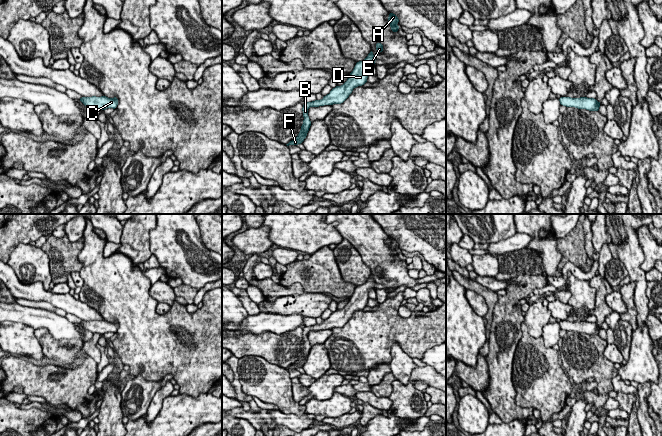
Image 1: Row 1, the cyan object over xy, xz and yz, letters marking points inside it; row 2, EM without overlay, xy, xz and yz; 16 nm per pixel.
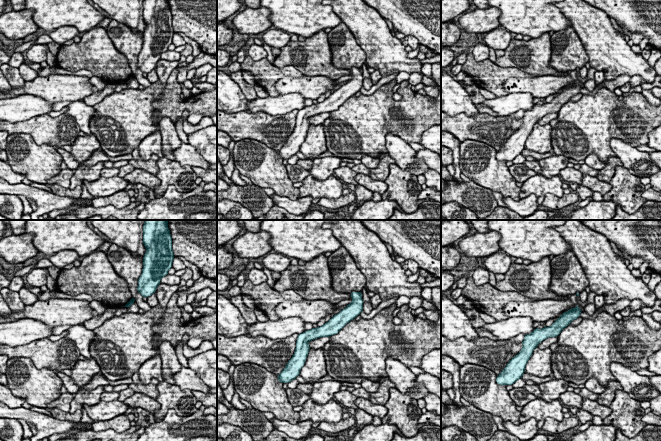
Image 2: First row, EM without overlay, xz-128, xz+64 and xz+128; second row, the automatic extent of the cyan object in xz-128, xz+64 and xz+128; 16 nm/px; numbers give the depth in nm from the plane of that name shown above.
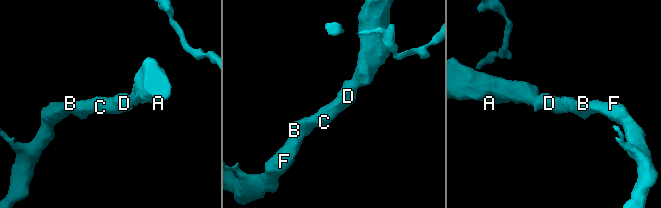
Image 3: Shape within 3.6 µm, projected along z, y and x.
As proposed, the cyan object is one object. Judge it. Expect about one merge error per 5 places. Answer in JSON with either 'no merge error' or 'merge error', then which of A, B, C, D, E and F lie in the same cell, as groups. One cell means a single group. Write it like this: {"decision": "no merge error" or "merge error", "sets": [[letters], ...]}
{"decision": "no merge error", "sets": [["A", "B", "C", "D", "E", "F"]]}

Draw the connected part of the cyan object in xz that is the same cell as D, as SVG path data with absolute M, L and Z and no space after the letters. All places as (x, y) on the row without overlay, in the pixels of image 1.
M371 274L363 285L356 286L353 295L350 297L349 302L343 309L333 312L329 318L323 321L322 324L315 324L308 327L305 326L302 332L304 344L301 350L301 355L296 362L286 369L297 370L298 368L303 367L303 364L306 362L312 348L308 340L308 333L311 330L319 331L324 329L331 330L332 328L342 328L349 321L354 312L363 310L367 306L369 290L375 289L375 285L376 282L373 279L373 274Z

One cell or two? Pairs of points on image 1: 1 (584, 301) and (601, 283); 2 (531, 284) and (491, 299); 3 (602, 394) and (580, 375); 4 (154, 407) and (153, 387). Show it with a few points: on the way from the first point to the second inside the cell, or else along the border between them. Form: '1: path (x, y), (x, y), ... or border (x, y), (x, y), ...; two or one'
1: border (590, 281), (595, 289), (595, 306), (589, 312); two
2: border (499, 295), (493, 309), (492, 319); two
3: path (602, 386), (602, 383), (594, 375), (588, 375); one
4: border (162, 387), (153, 396), (145, 413); two

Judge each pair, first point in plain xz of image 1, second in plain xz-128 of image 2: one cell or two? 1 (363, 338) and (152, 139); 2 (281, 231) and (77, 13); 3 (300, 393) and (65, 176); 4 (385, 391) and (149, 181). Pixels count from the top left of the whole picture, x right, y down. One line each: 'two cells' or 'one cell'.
1: two cells
2: one cell
3: one cell
4: two cells

